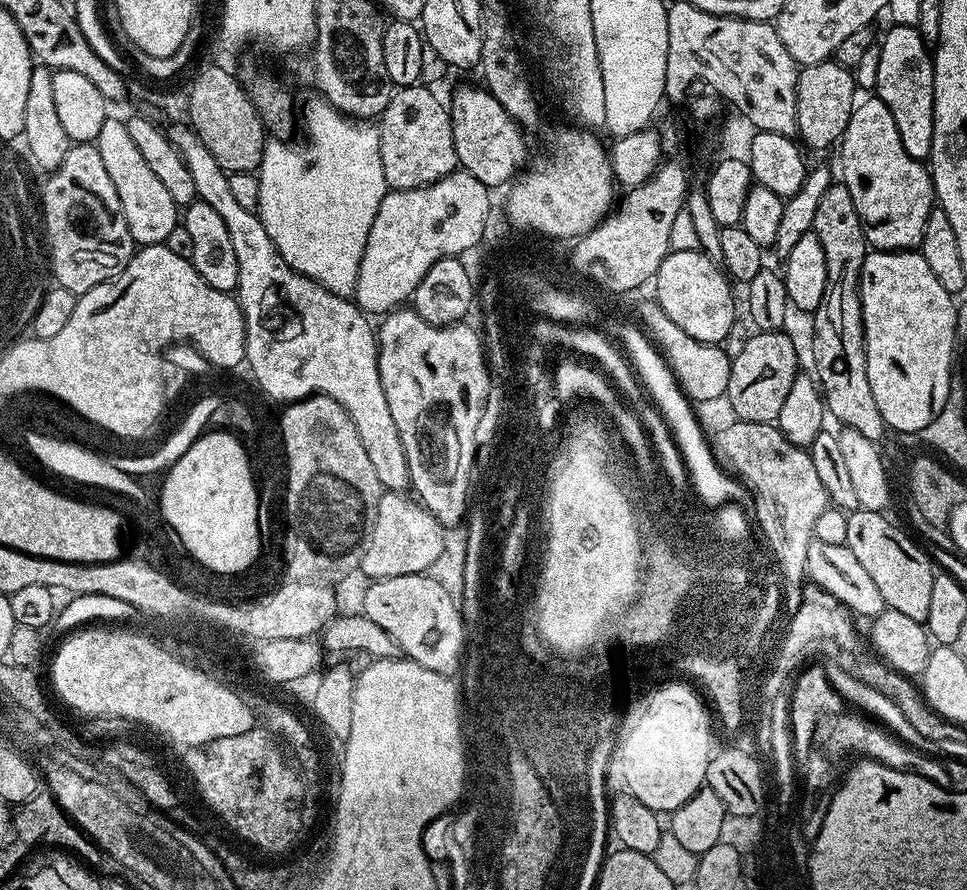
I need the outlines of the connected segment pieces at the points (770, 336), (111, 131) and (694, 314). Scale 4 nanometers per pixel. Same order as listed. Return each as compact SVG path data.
M784 330L757 331L746 342L743 353L732 360L726 401L732 407L731 415L735 419L771 425L778 414L782 414L782 405L786 402L786 394L790 394L790 386L794 386L799 369L796 367L800 364L796 344L786 333Z
M106 118L94 143L98 154L102 154L102 166L106 166L110 182L114 182L114 190L118 190L118 198L122 202L120 213L126 218L126 226L133 241L140 246L162 244L178 222L178 205L174 198L170 198L170 193L164 189L161 180L150 171L138 146L134 146L134 138L130 138L127 123L123 119Z
M669 251L662 266L658 266L655 284L654 298L662 310L666 310L670 322L682 326L682 330L686 330L690 338L698 338L698 342L720 344L738 321L736 300L732 297L733 285L723 267L704 251Z

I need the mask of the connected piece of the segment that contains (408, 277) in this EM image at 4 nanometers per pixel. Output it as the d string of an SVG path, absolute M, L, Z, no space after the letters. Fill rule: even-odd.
M457 170L446 178L421 188L401 188L385 192L366 238L366 250L362 254L356 279L355 303L368 314L387 314L399 309L405 302L413 299L415 288L436 262L448 257L460 258L464 251L477 247L482 241L488 220L488 191L489 188L478 182L478 178L466 171Z

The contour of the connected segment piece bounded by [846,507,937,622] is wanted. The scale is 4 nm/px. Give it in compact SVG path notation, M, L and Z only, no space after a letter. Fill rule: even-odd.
M861 507L847 513L846 544L854 558L862 562L870 578L874 578L874 586L878 586L878 594L882 594L888 608L898 610L898 614L906 614L906 618L927 621L930 594L934 591L937 573L933 557L928 552L924 553L902 529L895 528L886 516L883 511L871 512Z

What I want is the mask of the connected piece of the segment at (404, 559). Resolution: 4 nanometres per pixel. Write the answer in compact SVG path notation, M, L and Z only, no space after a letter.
M392 494L378 502L360 550L359 571L365 572L369 581L427 573L431 569L428 567L438 563L444 552L445 529L440 521L415 499L408 498Z

